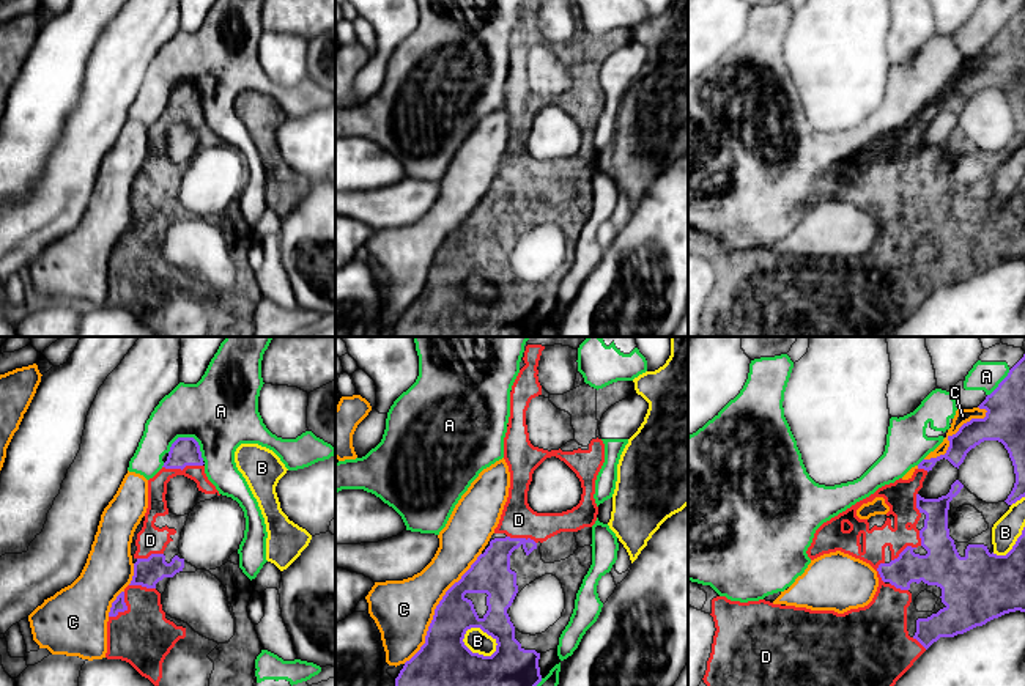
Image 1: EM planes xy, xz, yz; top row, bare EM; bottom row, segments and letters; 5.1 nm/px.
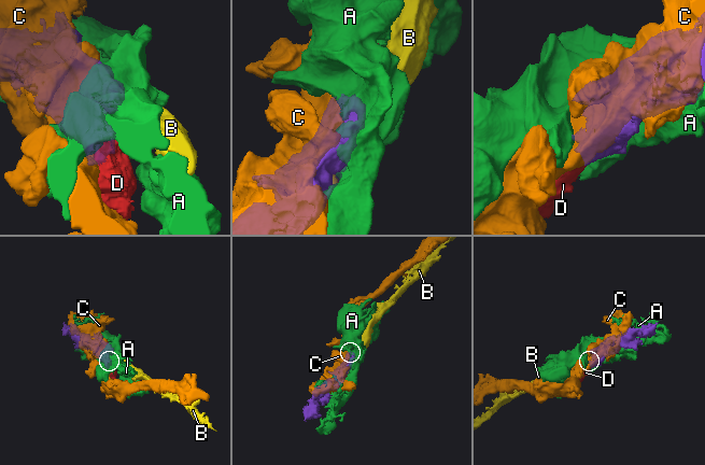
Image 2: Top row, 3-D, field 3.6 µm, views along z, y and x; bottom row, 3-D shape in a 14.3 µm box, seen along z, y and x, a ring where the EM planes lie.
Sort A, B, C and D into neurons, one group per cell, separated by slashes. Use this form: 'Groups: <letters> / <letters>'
Groups: A / B / C / D

